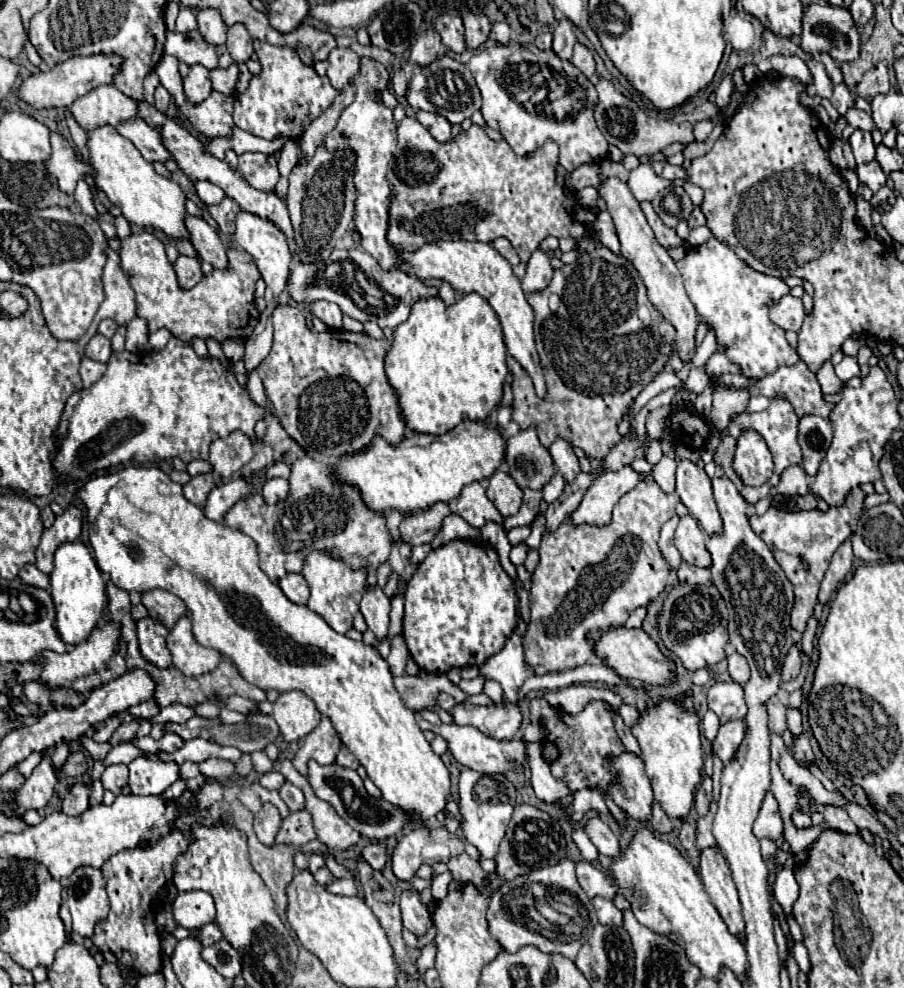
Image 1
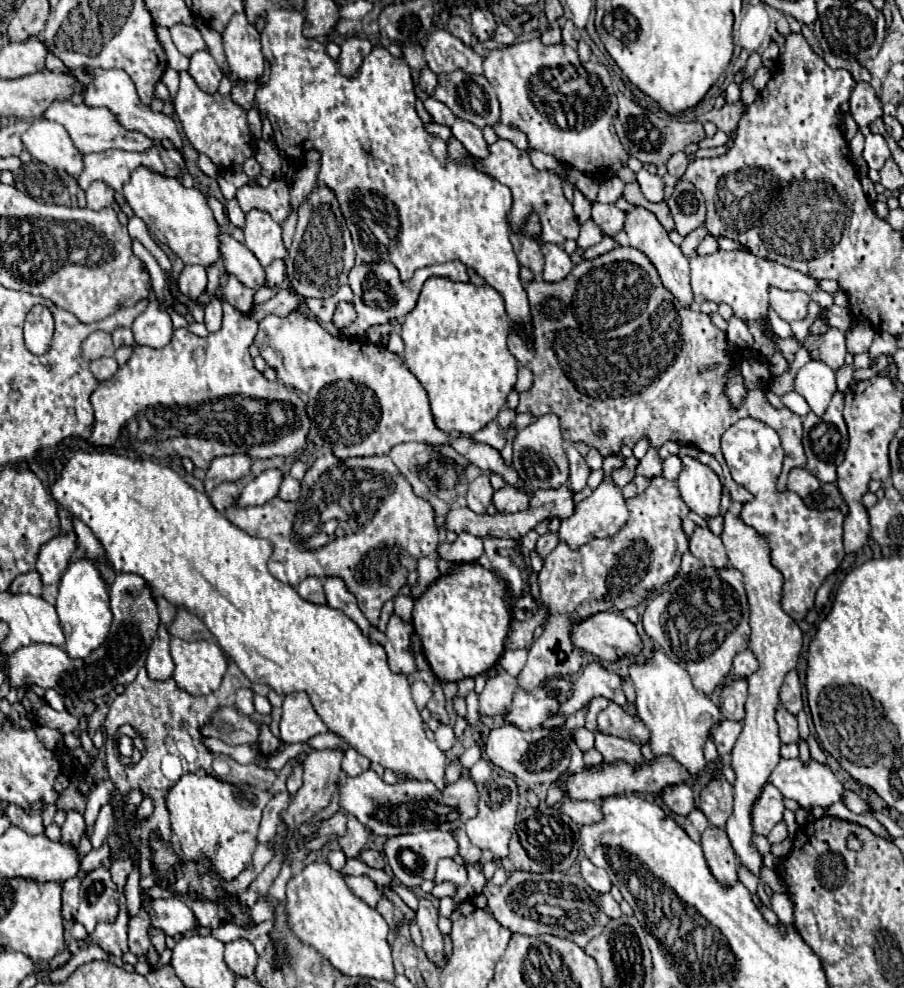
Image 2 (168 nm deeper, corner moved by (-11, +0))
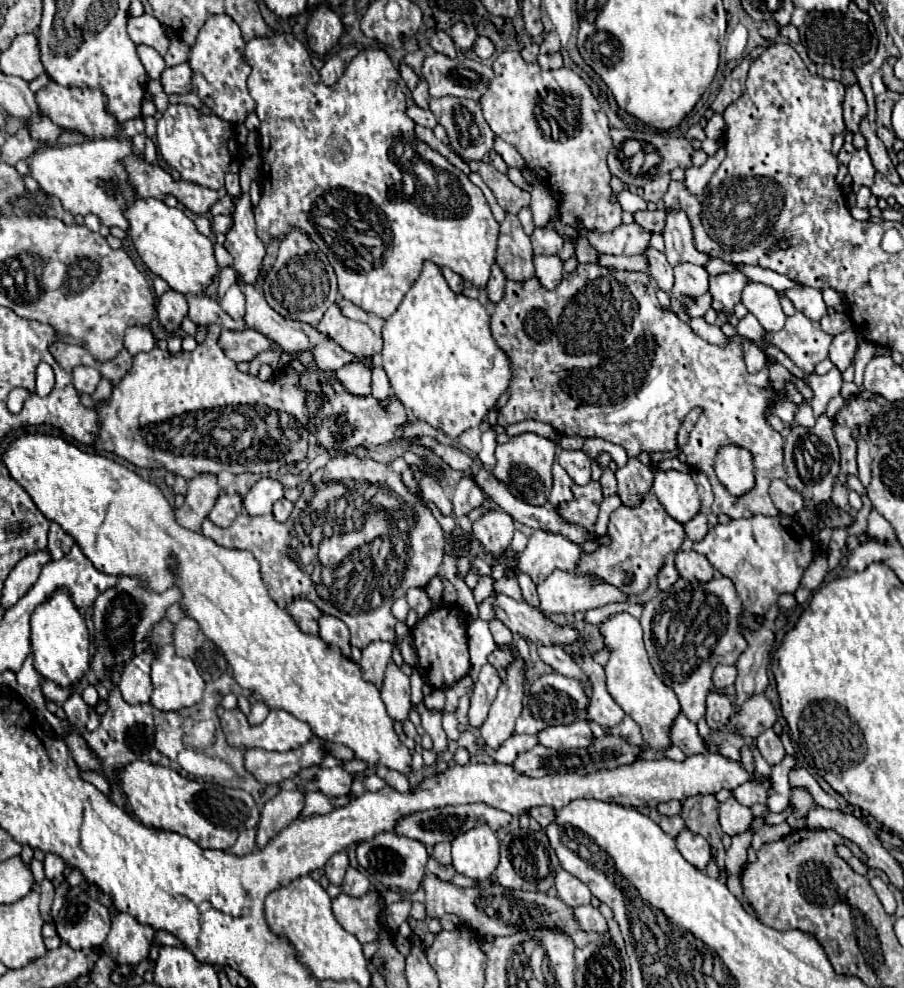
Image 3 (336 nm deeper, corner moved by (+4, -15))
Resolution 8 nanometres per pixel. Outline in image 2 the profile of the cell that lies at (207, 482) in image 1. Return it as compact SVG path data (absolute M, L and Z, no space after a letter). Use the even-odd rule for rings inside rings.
M220 483L210 493L210 501L218 511L224 511L224 509L228 509L236 503L238 495L240 495L240 485L238 483Z

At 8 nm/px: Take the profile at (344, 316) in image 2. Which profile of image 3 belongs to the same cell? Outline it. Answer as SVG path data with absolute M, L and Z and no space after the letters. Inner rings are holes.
M335 304L325 312L323 320L315 328L319 332L325 332L325 336L329 336L341 348L345 348L347 352L353 352L355 356L375 358L383 346L381 338L375 336L367 324L345 318Z

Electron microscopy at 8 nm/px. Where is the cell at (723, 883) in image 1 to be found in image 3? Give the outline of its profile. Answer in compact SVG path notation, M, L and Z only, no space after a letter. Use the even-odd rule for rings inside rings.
M683 830L677 838L675 838L675 842L677 842L677 848L679 848L679 852L683 854L683 858L689 862L689 864L693 864L697 870L705 870L707 868L707 864L711 862L711 846L709 846L709 842L703 838L703 836L699 836L699 834L693 834L691 830Z

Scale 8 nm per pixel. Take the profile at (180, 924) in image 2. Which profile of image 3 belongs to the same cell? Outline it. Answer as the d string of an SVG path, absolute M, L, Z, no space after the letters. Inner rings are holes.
M119 912L113 918L107 946L111 956L119 964L139 964L149 958L149 950L155 940L155 930L147 924L137 922L133 916Z

